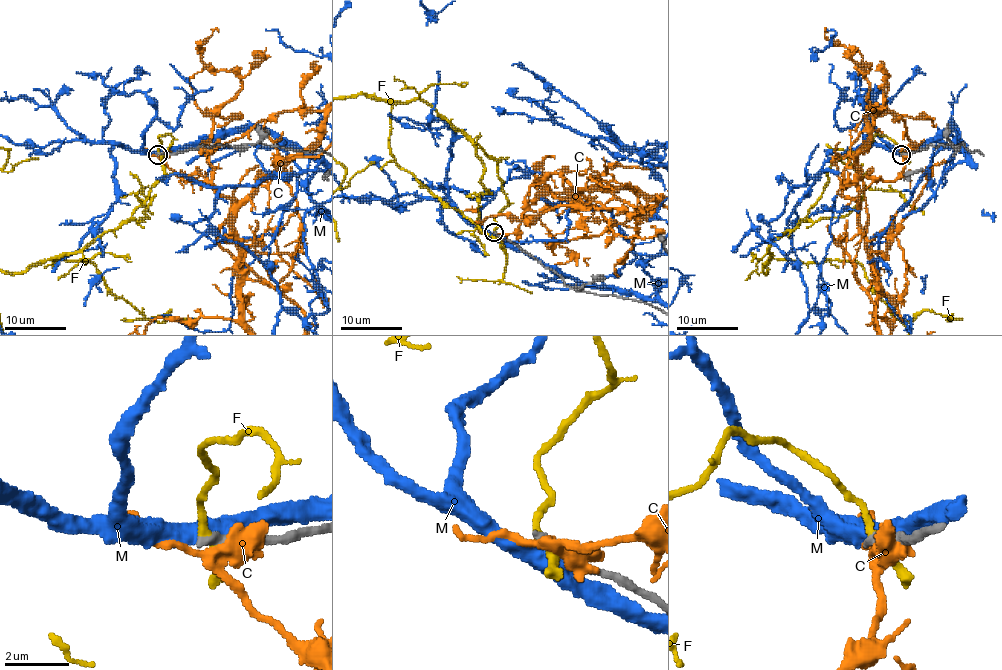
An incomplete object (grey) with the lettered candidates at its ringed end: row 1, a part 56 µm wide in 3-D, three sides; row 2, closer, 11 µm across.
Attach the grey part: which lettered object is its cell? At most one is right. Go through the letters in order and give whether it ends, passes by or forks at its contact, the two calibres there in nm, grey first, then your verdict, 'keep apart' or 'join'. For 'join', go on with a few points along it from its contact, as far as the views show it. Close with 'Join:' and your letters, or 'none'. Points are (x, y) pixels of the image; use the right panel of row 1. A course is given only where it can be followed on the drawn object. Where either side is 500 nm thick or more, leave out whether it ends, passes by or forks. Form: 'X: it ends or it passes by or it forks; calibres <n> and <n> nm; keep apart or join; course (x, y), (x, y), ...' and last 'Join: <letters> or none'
C: calibres 240 and 600 nm; keep apart
F: it passes by; calibres 300 and 240 nm; keep apart
M: calibres 320 and 550 nm; keep apart
Join: none

